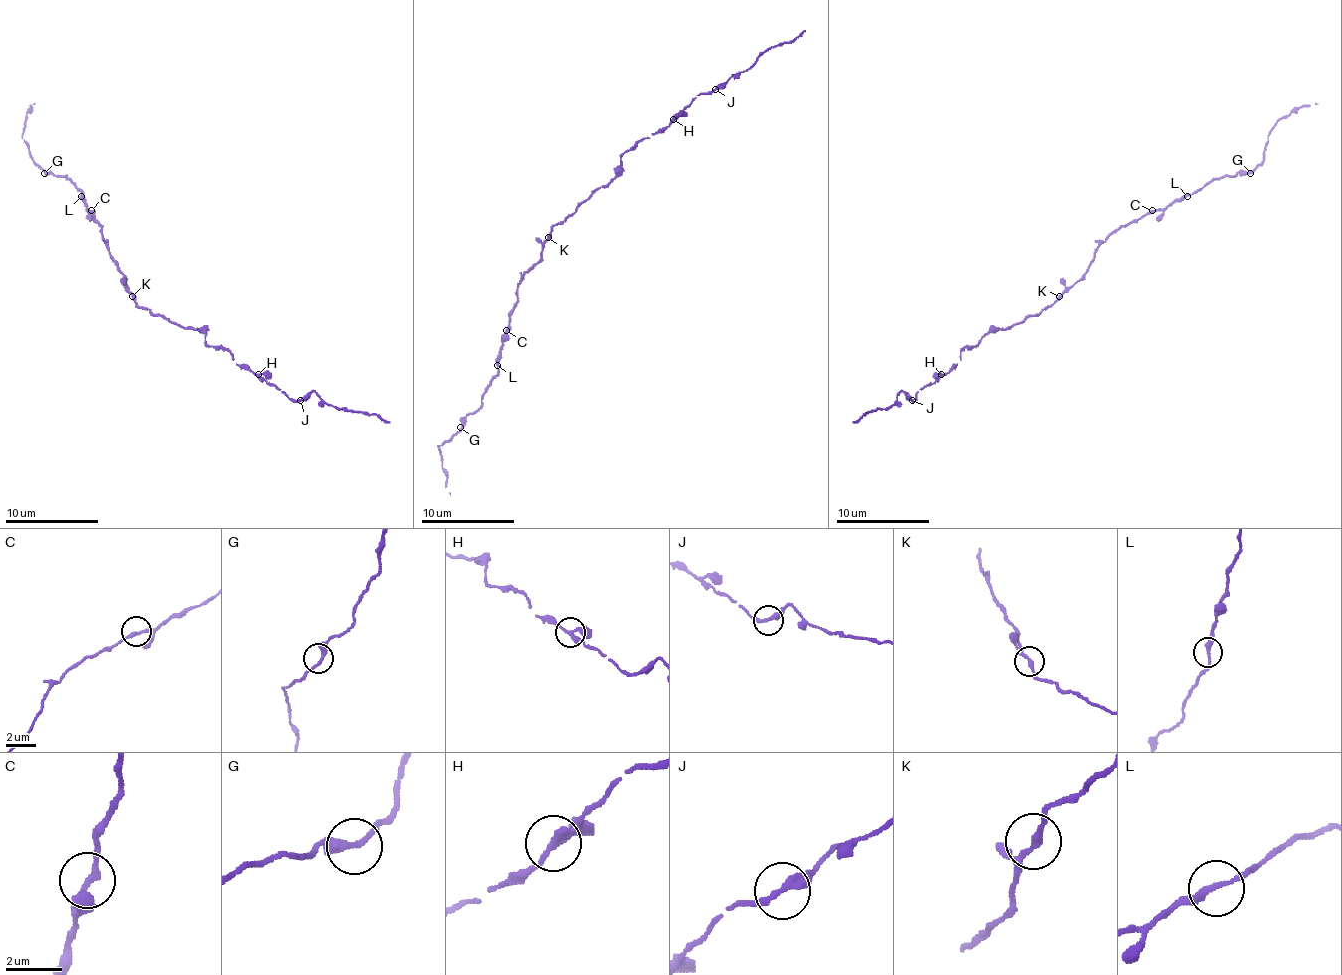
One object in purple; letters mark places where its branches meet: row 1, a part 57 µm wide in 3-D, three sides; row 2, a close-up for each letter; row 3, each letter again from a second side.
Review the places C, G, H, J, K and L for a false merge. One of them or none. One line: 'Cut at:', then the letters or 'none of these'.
Cut at: none of these

